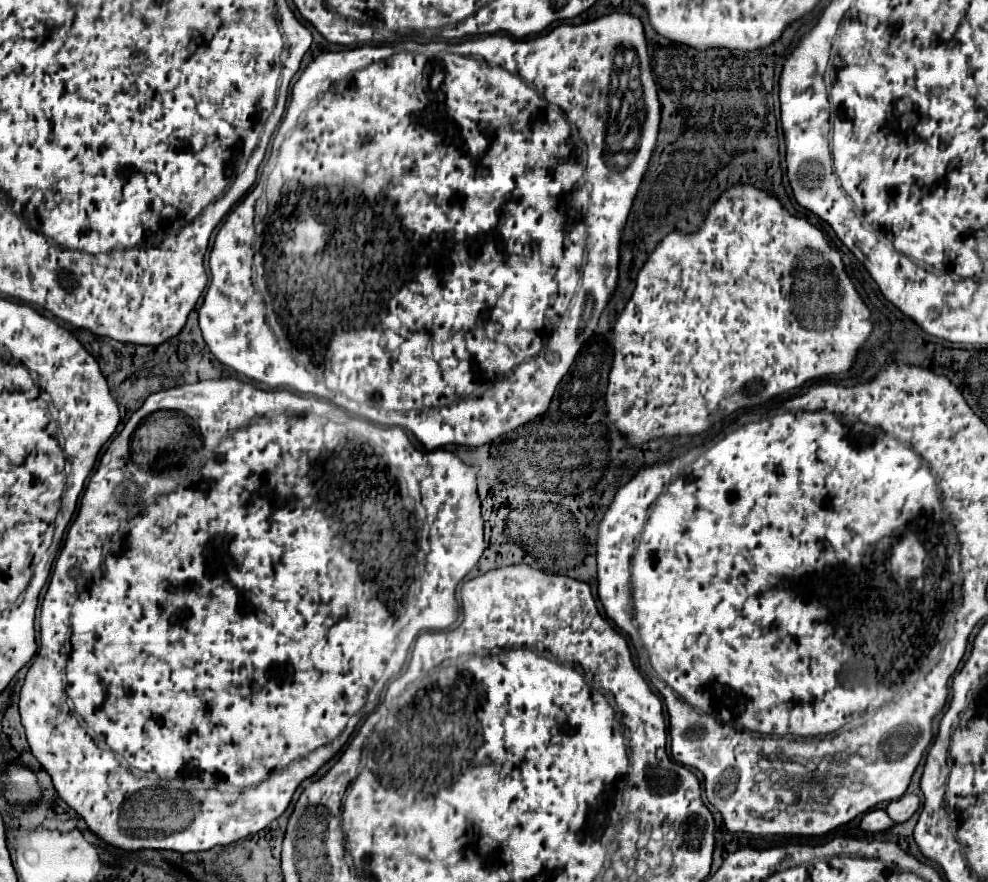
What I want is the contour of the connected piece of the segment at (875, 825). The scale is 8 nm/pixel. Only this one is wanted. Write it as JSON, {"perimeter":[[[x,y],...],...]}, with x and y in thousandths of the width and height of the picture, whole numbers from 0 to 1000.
{"perimeter":[[[883,917],[879,920],[872,931],[870,931],[870,940],[872,942],[881,942],[881,944],[887,944],[887,942],[895,942],[899,938],[903,938],[905,931],[897,924],[895,917]]]}

